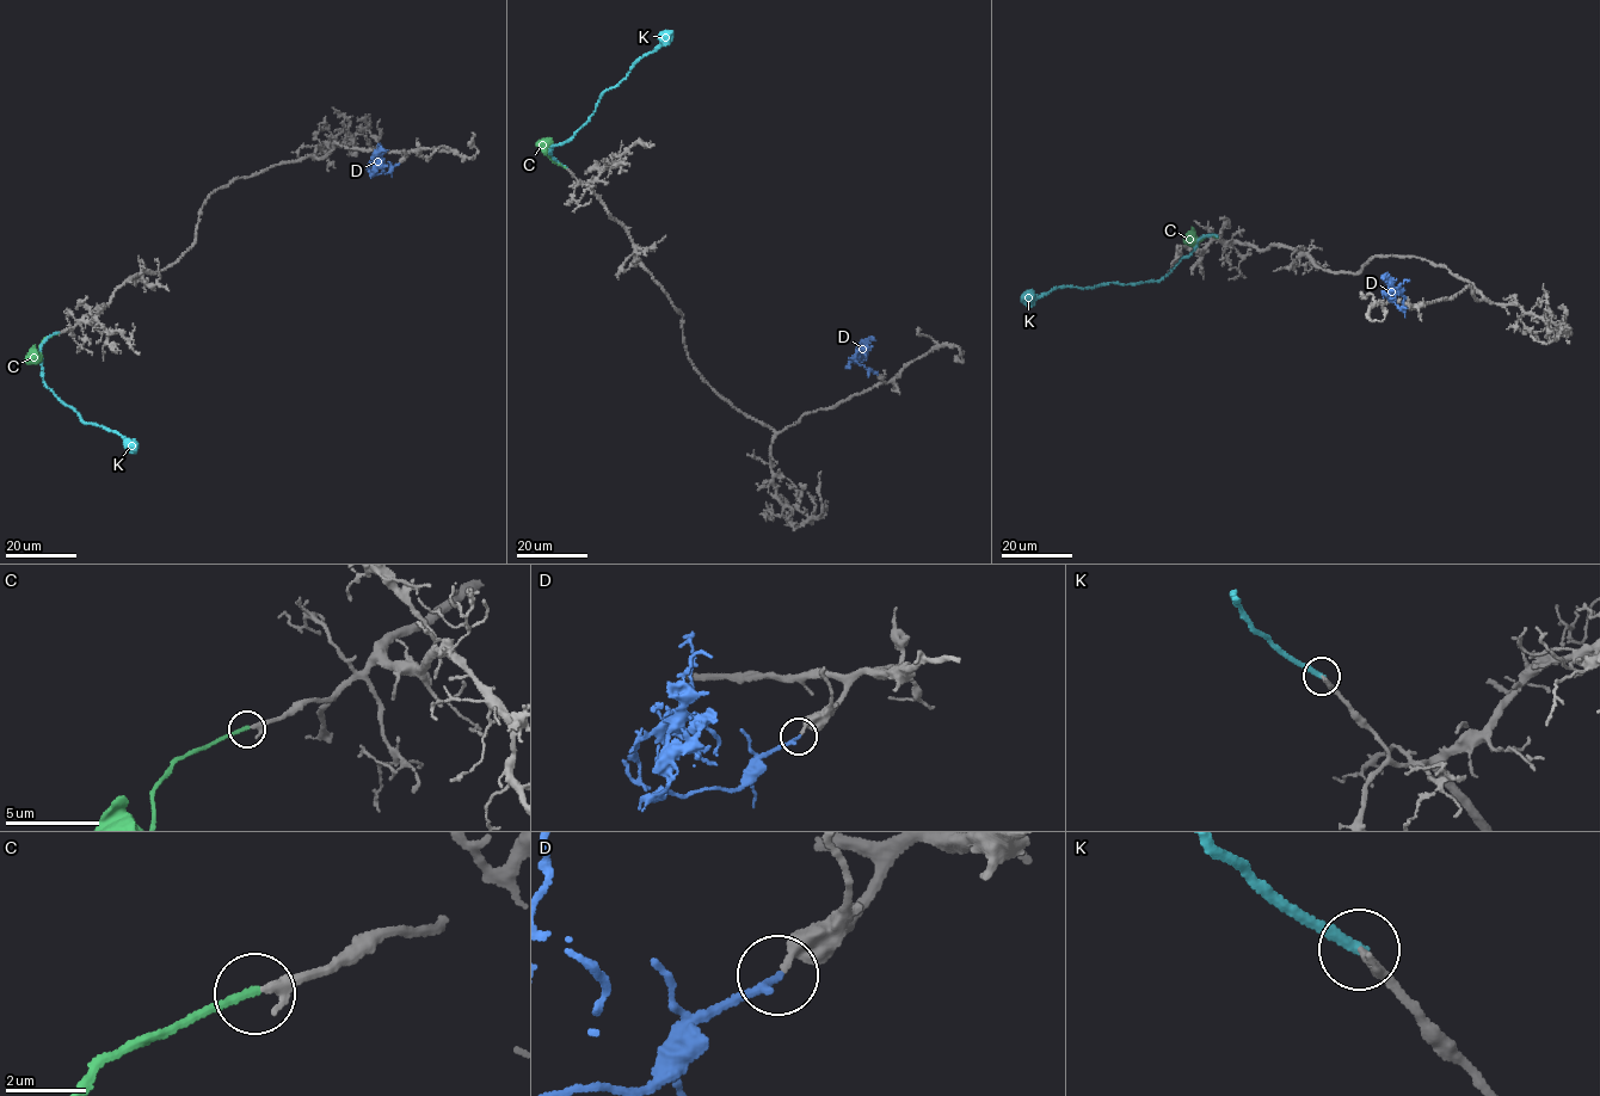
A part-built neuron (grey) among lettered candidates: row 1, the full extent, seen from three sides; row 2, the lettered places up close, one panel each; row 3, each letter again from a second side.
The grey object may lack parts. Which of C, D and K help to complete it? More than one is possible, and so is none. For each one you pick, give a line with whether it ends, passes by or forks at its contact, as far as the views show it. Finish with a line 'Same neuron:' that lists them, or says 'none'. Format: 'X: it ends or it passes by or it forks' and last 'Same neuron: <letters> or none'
C: it ends
D: it ends
Same neuron: C, D

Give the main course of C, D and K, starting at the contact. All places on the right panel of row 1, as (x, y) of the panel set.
C: (1217, 238), (1188, 238)
D: (1407, 307), (1400, 308), (1388, 297), (1392, 284), (1384, 278)
K: (1218, 236), (1198, 241), (1194, 251), (1158, 281), (1058, 288), (1032, 300), (1021, 300)

